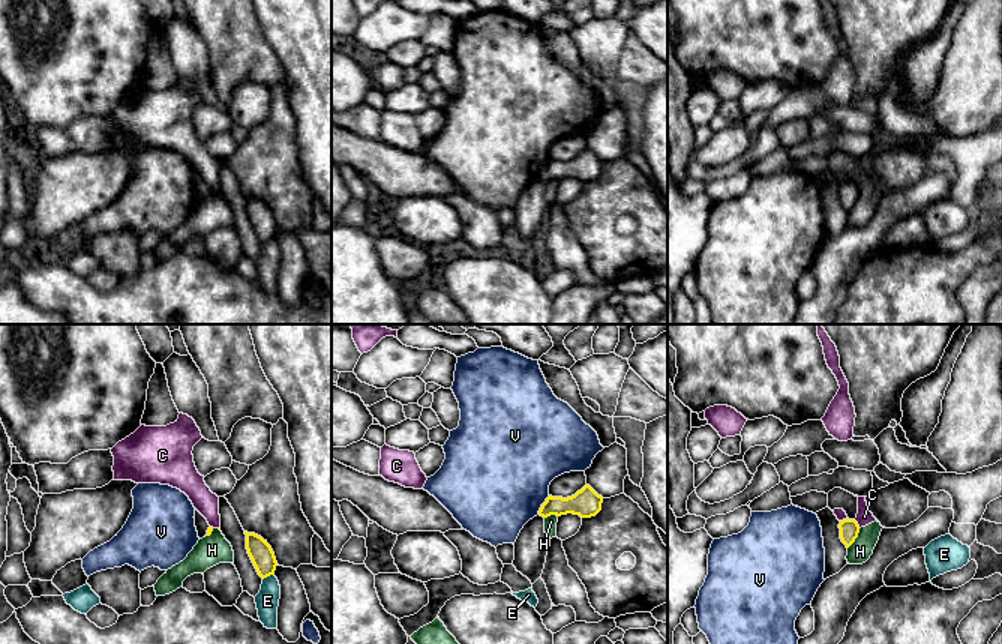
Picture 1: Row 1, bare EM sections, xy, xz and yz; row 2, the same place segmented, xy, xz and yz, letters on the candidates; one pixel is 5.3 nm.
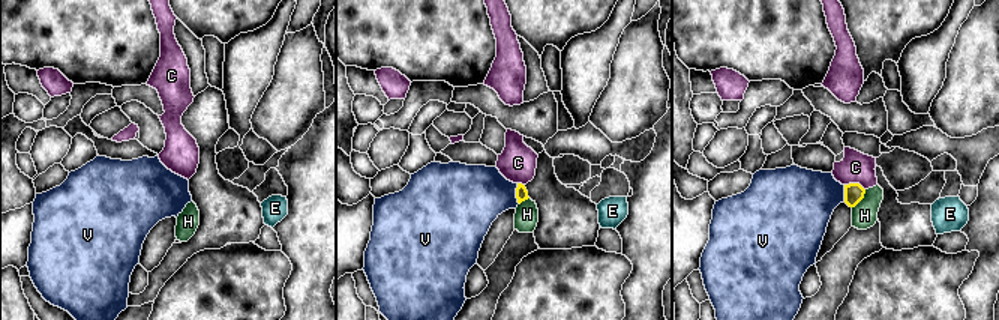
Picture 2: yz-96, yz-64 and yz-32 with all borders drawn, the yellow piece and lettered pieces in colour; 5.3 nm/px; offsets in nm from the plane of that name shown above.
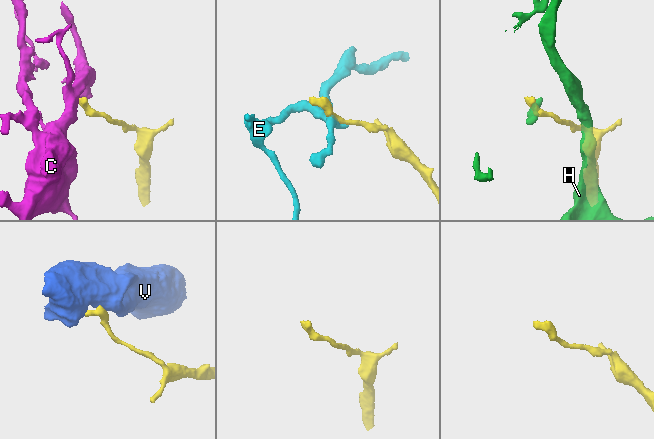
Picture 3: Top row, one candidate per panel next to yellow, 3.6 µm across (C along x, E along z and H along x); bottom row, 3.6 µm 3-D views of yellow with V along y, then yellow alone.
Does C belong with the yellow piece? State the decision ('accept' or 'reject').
reject

